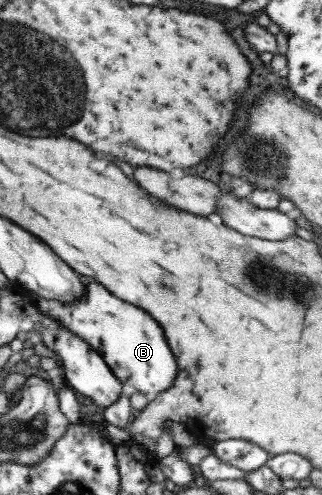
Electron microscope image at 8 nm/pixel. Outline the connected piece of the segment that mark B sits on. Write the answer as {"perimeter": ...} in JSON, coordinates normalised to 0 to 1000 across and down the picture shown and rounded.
{"perimeter":[[[267,564],[267,572],[248,602],[217,614],[109,602],[106,616],[301,709],[370,774],[404,778],[460,812],[472,810],[537,776],[550,756],[503,663],[441,624],[363,604],[304,570]]]}

